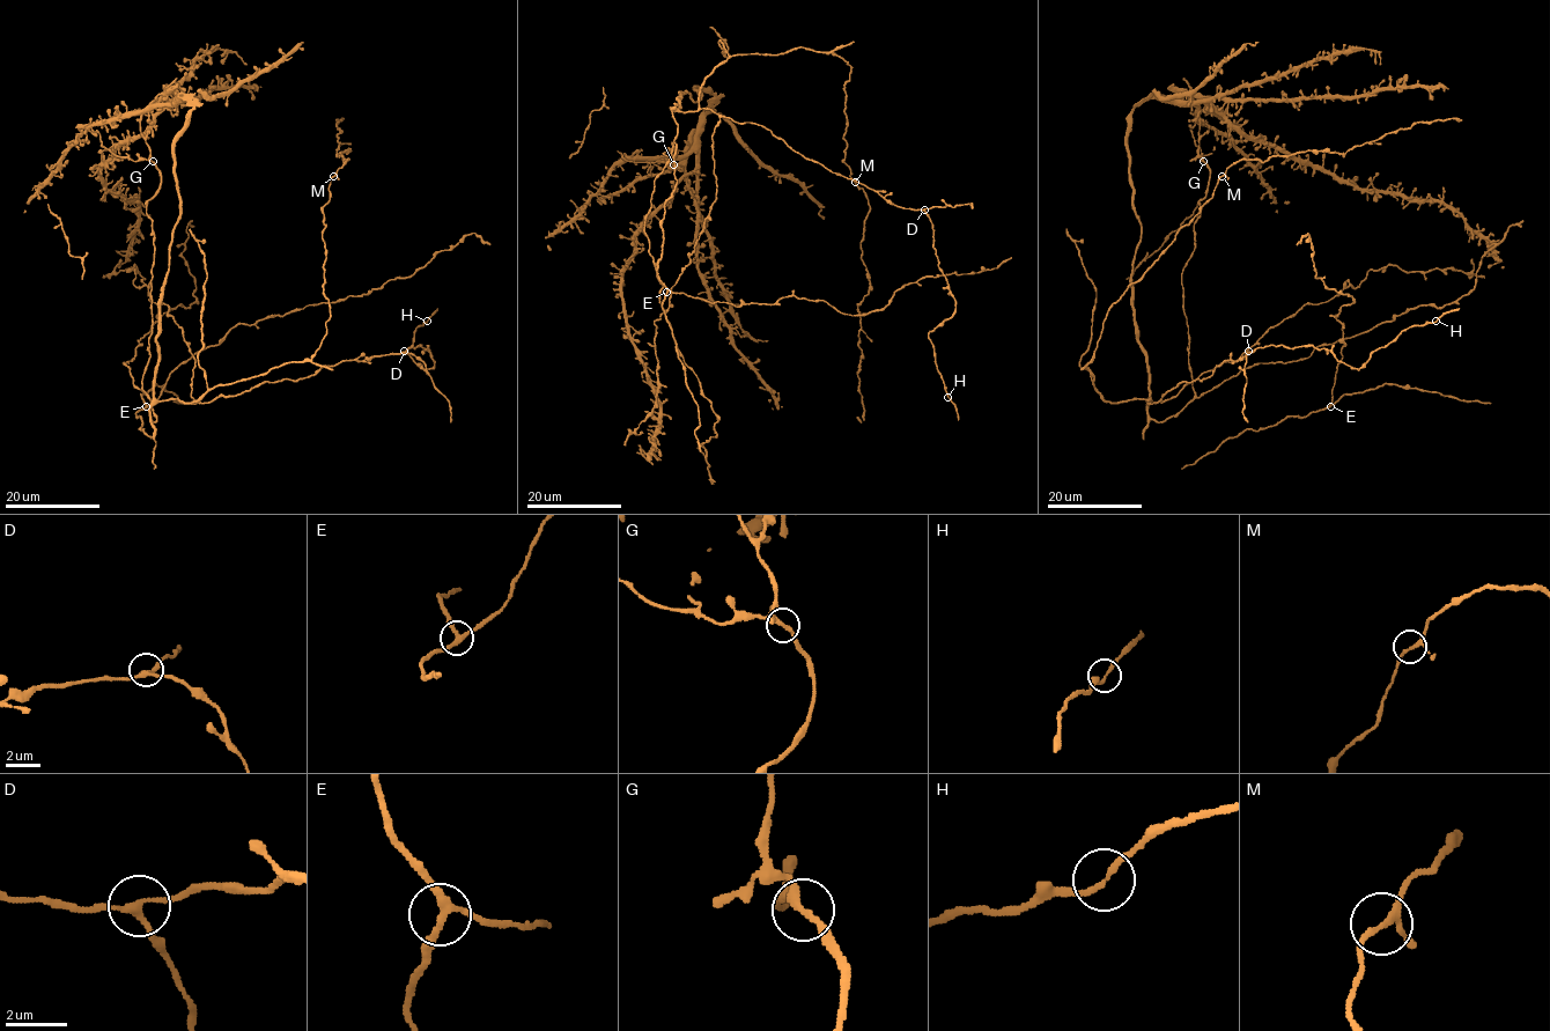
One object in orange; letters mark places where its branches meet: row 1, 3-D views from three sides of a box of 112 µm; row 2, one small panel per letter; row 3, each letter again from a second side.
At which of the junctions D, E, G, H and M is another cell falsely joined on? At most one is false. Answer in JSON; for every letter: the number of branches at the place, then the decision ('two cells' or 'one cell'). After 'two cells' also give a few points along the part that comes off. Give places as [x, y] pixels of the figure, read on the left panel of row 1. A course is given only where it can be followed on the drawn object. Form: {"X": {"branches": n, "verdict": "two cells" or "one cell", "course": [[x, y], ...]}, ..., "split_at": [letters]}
{"D": {"branches": 3, "verdict": "one cell"}, "E": {"branches": 3, "verdict": "one cell"}, "G": {"branches": 3, "verdict": "one cell"}, "H": {"branches": 2, "verdict": "one cell"}, "M": {"branches": 3, "verdict": "one cell"}, "split_at": []}

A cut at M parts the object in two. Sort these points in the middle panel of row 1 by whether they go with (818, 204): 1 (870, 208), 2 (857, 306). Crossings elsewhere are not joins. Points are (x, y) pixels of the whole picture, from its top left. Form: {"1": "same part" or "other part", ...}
{"1": "other part", "2": "other part"}

